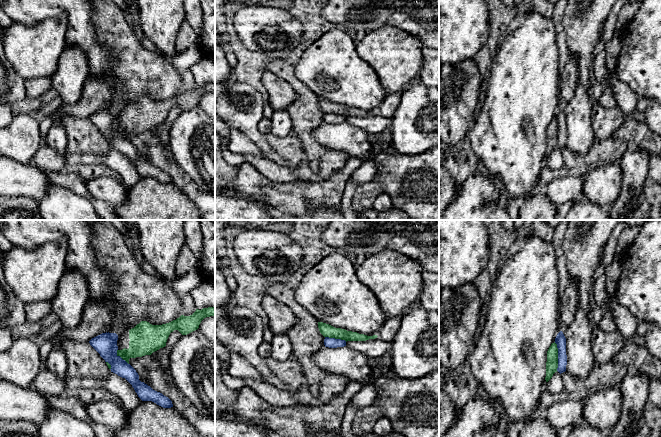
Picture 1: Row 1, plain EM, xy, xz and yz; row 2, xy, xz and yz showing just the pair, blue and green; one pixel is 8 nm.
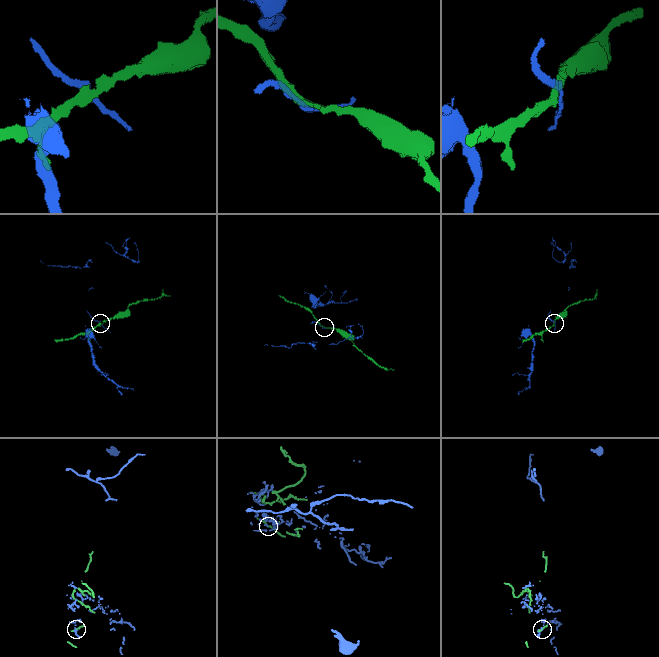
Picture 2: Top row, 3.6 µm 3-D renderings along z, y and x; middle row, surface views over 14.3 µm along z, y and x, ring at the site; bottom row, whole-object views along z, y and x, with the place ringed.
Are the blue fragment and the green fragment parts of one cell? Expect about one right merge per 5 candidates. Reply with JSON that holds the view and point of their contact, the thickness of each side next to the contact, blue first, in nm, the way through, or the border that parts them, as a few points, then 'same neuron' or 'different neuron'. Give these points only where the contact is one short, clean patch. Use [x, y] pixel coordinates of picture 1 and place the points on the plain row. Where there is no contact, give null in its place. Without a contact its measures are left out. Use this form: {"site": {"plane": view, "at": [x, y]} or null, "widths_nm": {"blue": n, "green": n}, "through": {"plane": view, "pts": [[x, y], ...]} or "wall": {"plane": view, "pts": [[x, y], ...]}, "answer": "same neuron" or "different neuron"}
{"site": {"plane": "yz", "at": [558, 132]}, "widths_nm": {"blue": 90, "green": 100}, "wall": {"plane": "yz", "pts": [[554, 118], [557, 124], [557, 146]]}, "answer": "different neuron"}

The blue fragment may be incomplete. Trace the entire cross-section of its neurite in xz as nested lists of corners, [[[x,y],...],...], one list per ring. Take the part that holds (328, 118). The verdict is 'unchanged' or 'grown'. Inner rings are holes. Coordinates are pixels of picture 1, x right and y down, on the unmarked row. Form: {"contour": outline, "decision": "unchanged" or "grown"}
{"contour": [[[325,113],[324,121],[325,123],[329,123],[329,124],[344,123],[346,122],[346,117],[341,115]]], "decision": "unchanged"}

